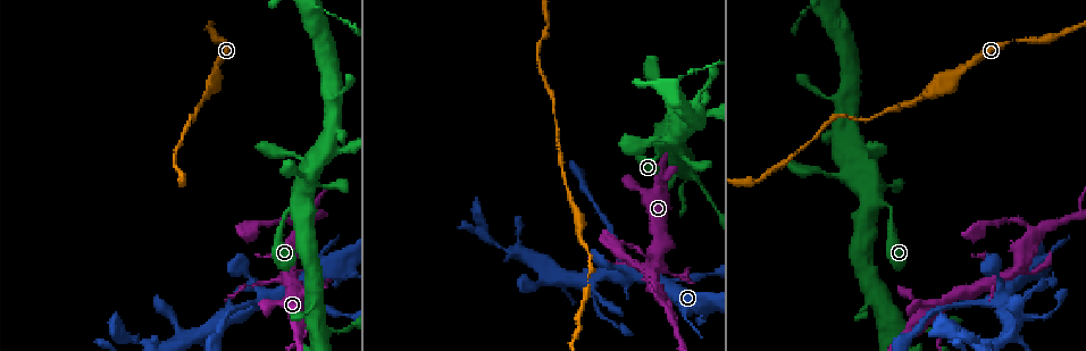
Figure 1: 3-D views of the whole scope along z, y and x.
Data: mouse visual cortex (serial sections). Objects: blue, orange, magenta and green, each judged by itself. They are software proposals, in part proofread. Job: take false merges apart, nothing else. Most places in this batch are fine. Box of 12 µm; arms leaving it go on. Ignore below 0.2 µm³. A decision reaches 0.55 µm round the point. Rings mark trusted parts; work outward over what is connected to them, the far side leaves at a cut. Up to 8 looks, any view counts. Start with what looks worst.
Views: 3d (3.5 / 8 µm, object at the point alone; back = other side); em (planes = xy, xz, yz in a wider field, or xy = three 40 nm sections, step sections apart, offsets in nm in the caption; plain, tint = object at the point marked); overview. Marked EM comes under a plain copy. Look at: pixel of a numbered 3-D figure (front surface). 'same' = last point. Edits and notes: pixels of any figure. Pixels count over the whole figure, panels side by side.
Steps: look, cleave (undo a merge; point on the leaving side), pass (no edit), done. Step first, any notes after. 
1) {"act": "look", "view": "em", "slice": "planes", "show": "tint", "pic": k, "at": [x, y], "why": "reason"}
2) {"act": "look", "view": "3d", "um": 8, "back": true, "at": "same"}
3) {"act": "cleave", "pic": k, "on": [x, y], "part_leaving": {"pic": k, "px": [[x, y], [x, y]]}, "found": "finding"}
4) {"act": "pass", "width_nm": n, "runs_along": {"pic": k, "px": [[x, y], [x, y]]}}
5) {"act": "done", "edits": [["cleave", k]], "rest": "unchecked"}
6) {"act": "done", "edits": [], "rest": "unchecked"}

{"act": "look", "view": "3d", "um": 3.5, "pic": 1, "at": [662, 299], "why": "calibre changes"}

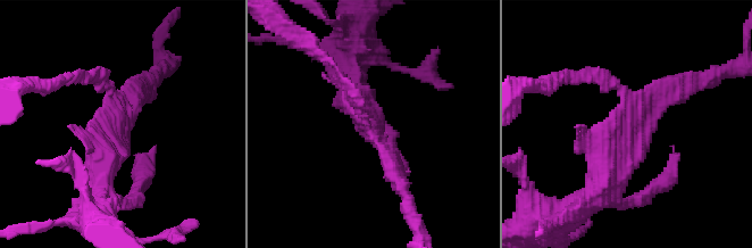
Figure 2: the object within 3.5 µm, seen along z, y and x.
{"act": "pass", "runs_along": {"pic": 2, "px": [[598, 184], [627, 93], [590, 76]]}, "found": "one cell here"}

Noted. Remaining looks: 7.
{"act": "look", "view": "3d", "um": 3.5, "pic": 1, "at": [625, 267], "why": "three-way junction"}

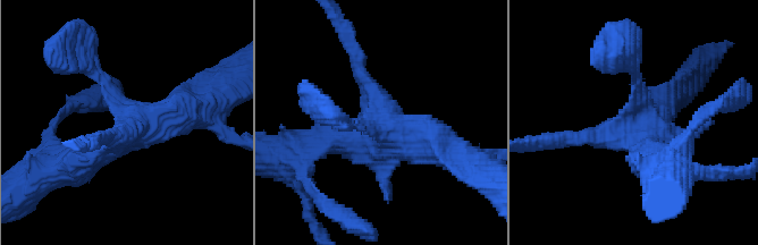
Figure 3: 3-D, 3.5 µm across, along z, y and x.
{"act": "look", "view": "em", "slice": "xy", "step": 5, "show": "tint", "pic": 3, "at": [387, 110], "why": "now the EM"}

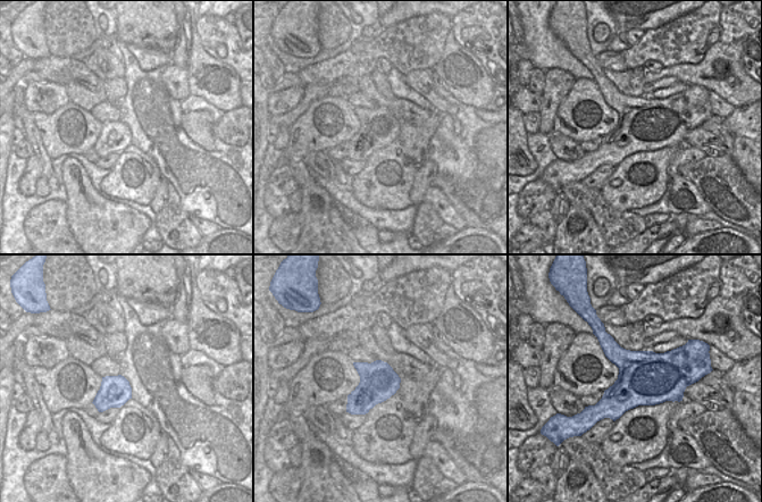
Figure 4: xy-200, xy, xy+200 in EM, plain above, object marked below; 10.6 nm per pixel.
{"act": "look", "view": "em", "slice": "xy", "step": 1, "show": "tint", "at": "same", "why": "another direction"}

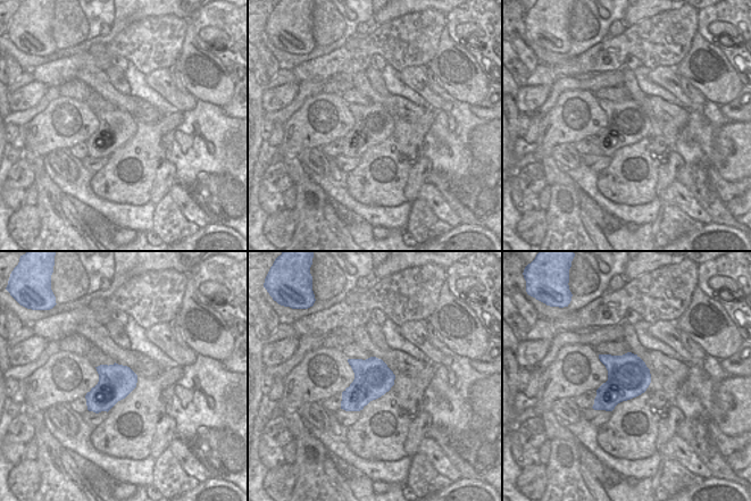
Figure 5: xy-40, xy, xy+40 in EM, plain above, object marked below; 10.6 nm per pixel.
{"act": "pass", "width_nm": 400, "runs_along": {"pic": 3, "px": [[209, 102], [143, 124], [76, 162]]}, "found": "one cell here"}

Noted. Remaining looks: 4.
{"act": "look", "view": "3d", "um": 3.5, "pic": 1, "at": [210, 89], "why": "thick turns thin"}

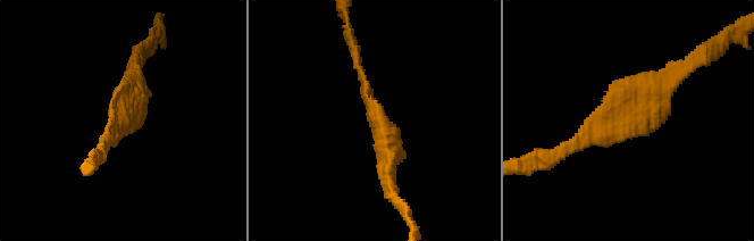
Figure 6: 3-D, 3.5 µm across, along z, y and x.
{"act": "look", "view": "em", "slice": "xy", "step": 2, "show": "tint", "pic": 6, "at": [373, 113], "arm_widths_nm": [150, 400]}

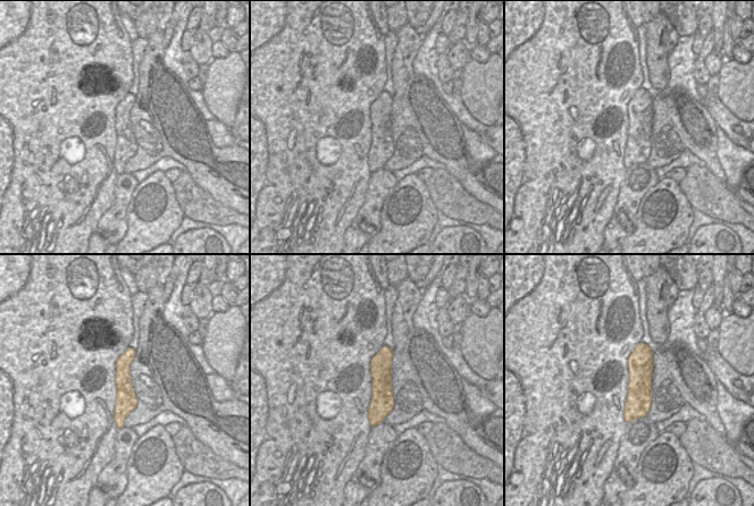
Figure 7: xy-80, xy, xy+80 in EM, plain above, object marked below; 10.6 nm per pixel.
{"act": "pass", "runs_along": {"pic": 6, "px": [[675, 75], [605, 135], [559, 156]]}, "found": "all the same cell"}

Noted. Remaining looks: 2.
{"act": "look", "view": "3d", "um": 3.5, "back": true, "pic": 1, "at": [677, 132], "why": "a narrow waist"}

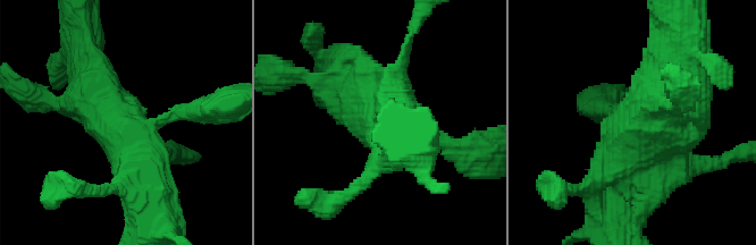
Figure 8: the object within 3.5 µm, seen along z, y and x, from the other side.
{"act": "look", "view": "em", "slice": "xy", "step": 3, "show": "tint", "pic": 8, "at": [121, 135], "why": "now the EM"}

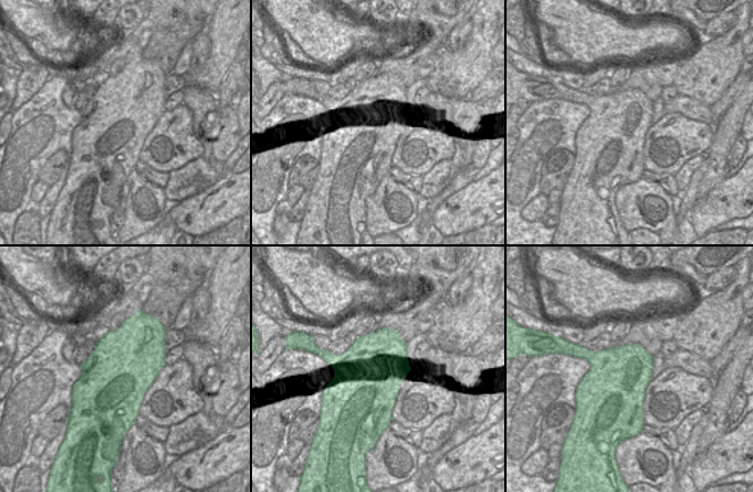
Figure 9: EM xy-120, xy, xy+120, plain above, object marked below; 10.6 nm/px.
{"act": "pass", "runs_along": {"pic": 8, "px": [[618, 197], [618, 155], [681, 83]]}, "found": "all the same cell"}

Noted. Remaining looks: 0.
{"act": "done", "edits": [], "rest": "unchecked"}

